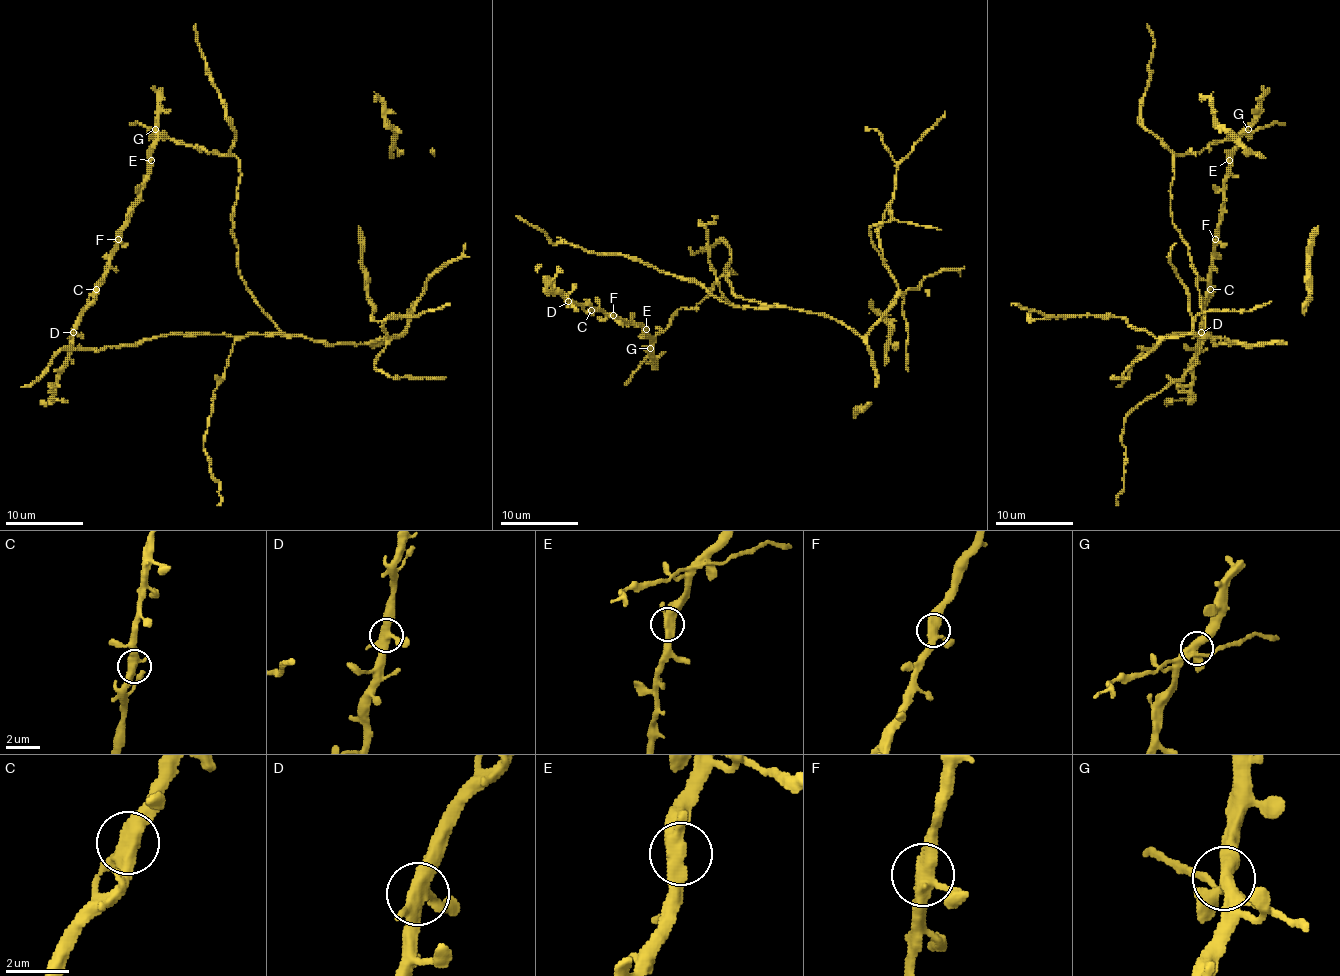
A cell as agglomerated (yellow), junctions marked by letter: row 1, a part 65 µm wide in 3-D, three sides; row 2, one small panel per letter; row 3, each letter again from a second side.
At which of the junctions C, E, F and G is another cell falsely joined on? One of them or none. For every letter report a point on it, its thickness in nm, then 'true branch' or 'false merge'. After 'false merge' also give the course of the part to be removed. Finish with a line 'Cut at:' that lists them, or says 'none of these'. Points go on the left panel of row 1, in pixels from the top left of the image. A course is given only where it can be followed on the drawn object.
C: place (96, 289); calibre 400 nm; true branch
E: place (151, 160); calibre 420 nm; true branch
F: place (118, 239); calibre 400 nm; true branch
G: place (155, 129); calibre 440 nm; true branch
Cut at: none of these

